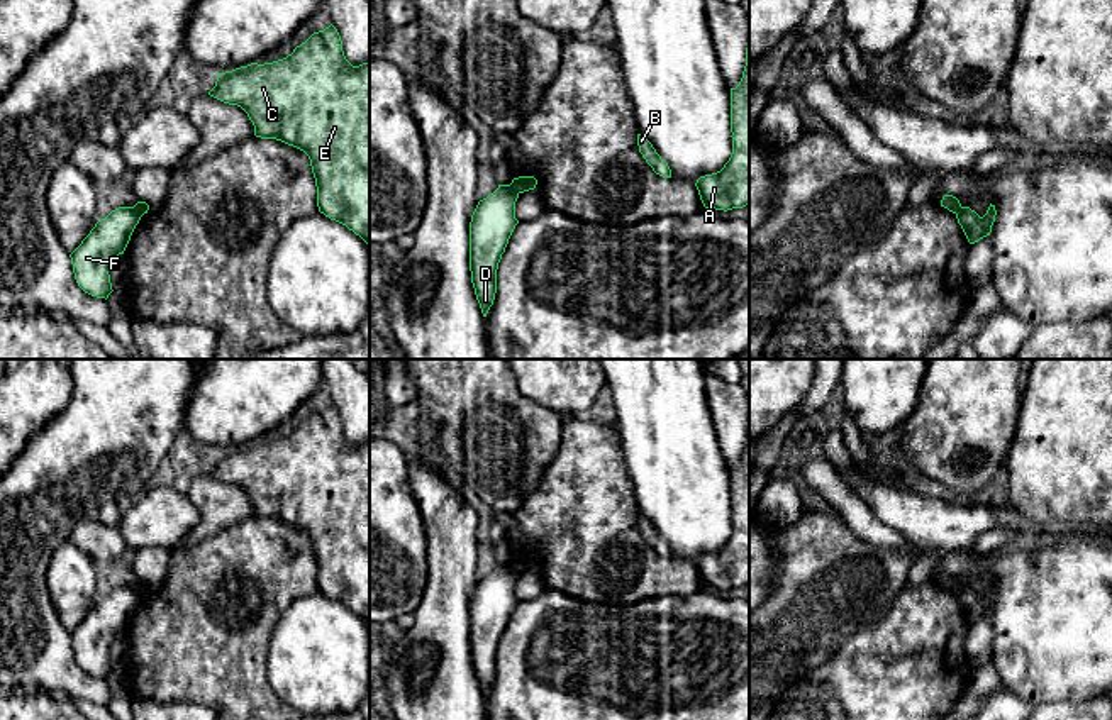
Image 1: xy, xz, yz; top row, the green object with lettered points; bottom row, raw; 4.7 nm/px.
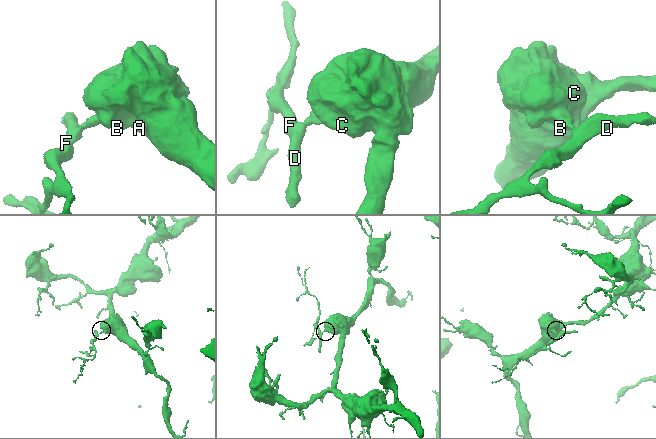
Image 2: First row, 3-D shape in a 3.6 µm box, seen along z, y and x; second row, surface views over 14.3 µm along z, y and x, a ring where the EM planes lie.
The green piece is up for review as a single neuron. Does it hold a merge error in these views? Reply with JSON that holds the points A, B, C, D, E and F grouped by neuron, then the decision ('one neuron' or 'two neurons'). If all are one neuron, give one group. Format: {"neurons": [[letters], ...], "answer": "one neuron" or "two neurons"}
{"neurons": [["A", "B", "C", "E"], ["D", "F"]], "answer": "two neurons"}

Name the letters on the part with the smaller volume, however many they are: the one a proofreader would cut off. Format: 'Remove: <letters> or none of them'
Remove: D, F

